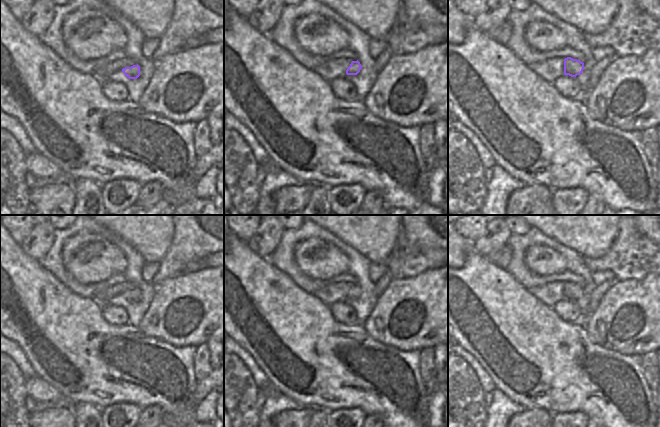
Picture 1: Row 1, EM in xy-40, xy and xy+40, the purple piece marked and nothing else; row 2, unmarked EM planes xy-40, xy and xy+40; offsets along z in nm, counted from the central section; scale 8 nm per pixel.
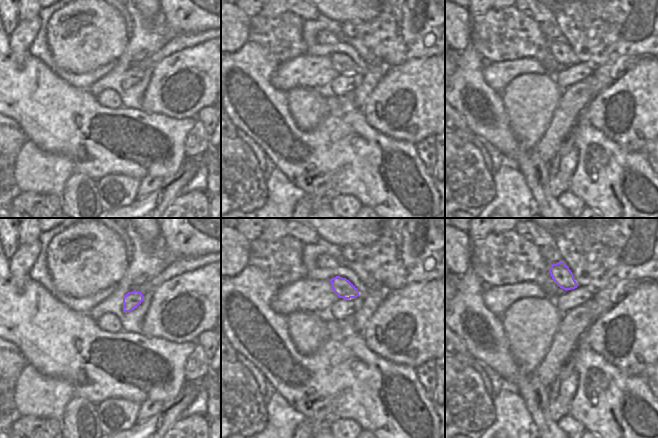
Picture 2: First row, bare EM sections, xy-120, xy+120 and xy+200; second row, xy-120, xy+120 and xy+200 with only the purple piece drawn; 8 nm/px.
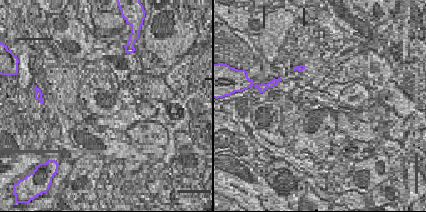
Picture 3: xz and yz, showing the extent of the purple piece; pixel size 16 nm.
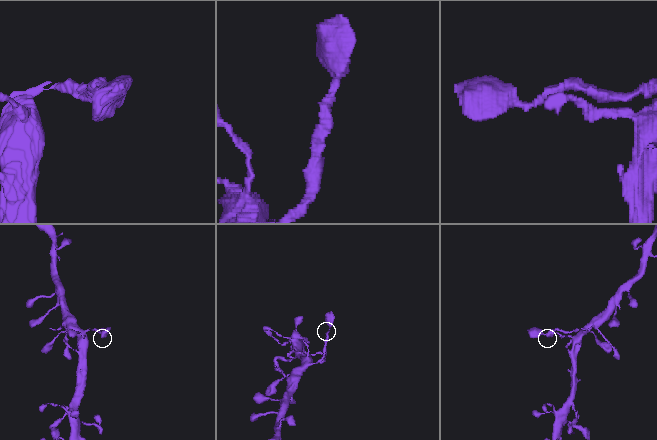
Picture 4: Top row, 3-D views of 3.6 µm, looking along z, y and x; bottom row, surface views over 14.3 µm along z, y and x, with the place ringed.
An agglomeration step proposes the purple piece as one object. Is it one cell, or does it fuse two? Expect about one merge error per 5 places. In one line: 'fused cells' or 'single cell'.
single cell

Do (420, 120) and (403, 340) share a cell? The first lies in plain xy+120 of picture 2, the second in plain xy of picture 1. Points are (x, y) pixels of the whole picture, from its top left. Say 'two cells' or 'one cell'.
one cell

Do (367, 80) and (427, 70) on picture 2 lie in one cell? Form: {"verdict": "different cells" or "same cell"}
{"verdict": "different cells"}

